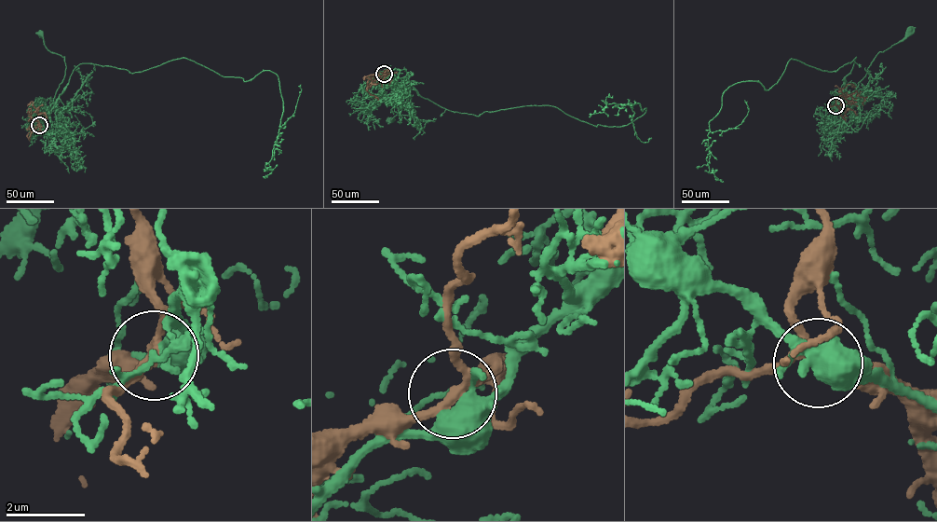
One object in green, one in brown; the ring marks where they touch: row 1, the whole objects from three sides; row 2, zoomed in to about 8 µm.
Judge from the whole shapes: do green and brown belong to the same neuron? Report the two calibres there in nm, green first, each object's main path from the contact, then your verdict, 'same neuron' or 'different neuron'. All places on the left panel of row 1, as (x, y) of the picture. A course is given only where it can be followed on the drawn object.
400 nm thick on the green side, 200 nm on the other; green runs (39, 125), (37, 116), (42, 109), (53, 107), (66, 67), (64, 57), (47, 50), (40, 34); brown runs (39, 125), (31, 119), (29, 108), (28, 113), (43, 114), (41, 118); different neuron

